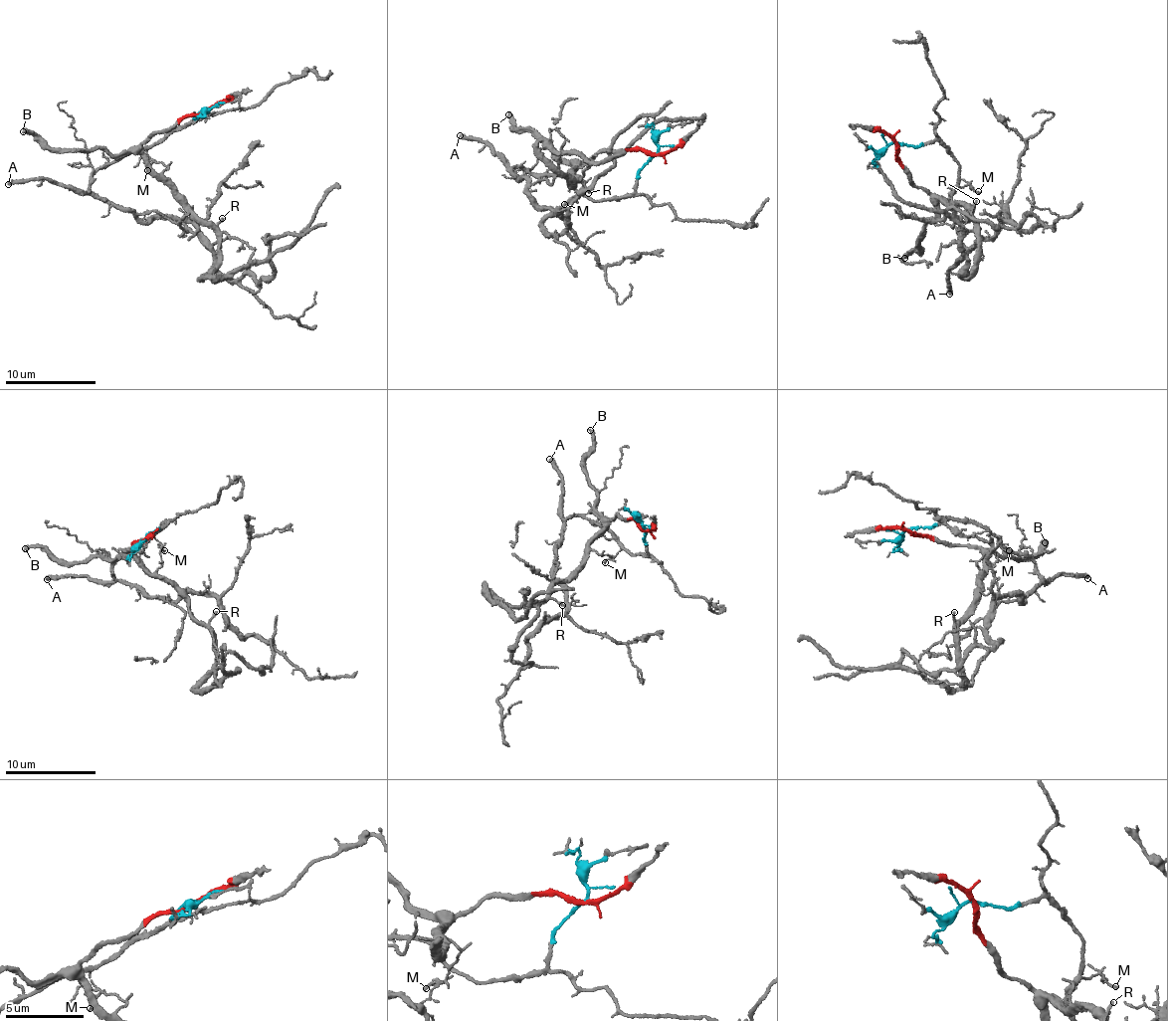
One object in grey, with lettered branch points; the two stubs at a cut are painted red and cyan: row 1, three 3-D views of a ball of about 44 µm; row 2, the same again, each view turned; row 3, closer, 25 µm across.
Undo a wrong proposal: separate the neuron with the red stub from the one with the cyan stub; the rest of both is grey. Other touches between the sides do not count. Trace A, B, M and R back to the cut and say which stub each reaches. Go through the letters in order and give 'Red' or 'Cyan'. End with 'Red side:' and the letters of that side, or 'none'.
A: Cyan
B: Red
M: Red
R: Red
Red side: B, M, R

